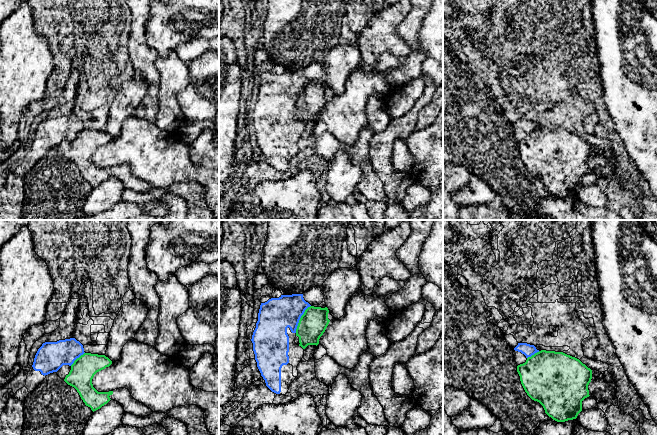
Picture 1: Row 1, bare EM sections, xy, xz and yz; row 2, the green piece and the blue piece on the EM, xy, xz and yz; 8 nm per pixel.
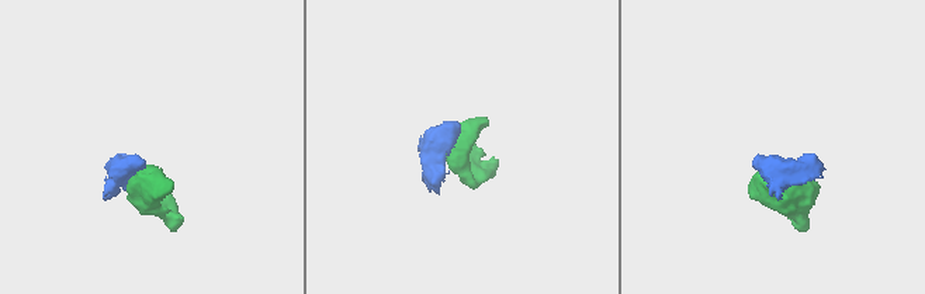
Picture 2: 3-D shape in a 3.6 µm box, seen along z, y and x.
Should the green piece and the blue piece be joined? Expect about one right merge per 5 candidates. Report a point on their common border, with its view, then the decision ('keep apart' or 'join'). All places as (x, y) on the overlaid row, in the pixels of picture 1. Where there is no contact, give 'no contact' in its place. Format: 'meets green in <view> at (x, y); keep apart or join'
meets green in xz at (300, 319); keep apart

